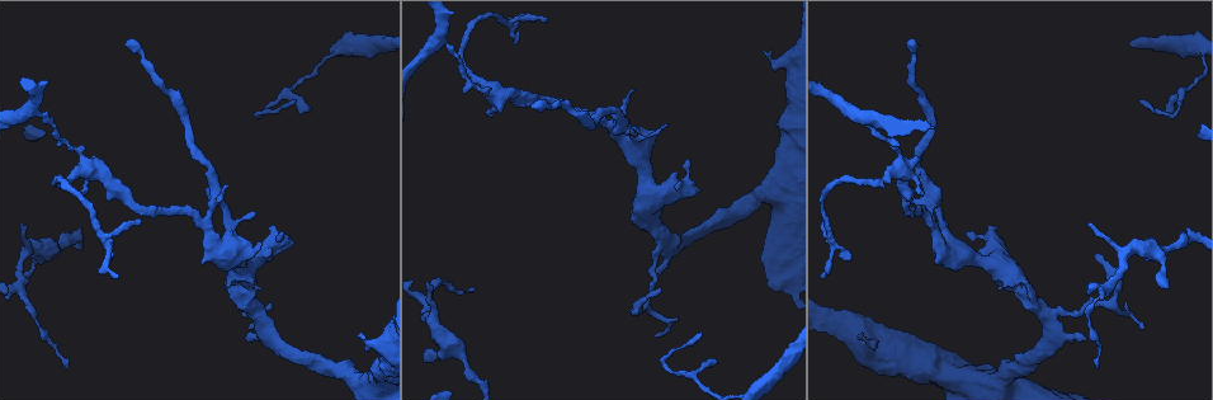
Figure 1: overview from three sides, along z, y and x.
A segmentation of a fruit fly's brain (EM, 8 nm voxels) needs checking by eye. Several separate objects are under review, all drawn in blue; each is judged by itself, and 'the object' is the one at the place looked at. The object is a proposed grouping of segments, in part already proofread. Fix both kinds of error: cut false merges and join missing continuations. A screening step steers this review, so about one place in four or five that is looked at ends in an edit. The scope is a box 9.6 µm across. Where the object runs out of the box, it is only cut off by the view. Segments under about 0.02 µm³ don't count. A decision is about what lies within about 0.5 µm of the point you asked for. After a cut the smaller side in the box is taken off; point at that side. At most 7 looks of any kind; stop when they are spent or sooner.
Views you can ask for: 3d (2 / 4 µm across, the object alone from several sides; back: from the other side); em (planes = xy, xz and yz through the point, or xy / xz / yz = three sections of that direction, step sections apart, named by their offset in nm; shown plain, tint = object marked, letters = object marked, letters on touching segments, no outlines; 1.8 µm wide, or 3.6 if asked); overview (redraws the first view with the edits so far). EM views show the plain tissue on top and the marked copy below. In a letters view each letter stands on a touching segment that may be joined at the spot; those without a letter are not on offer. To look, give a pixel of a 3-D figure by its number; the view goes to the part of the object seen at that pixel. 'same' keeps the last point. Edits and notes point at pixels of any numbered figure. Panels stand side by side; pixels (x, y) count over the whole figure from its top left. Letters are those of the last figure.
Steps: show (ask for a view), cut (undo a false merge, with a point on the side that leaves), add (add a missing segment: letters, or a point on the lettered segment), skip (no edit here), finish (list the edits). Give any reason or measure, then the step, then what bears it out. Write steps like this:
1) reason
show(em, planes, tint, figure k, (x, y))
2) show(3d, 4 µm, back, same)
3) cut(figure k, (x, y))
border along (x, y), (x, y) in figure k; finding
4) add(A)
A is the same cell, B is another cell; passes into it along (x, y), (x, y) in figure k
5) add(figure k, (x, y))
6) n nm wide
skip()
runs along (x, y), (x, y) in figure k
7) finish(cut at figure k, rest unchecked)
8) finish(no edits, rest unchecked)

show(3d, 2 µm, figure 1, (310, 107))

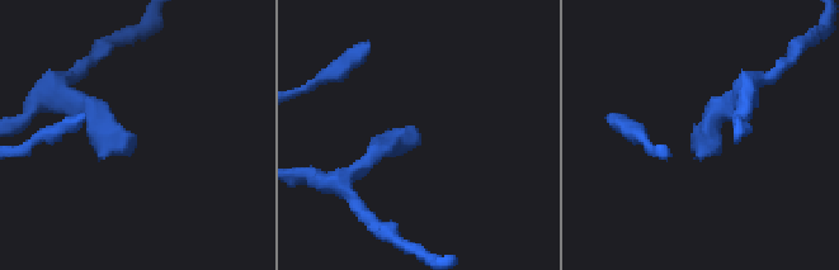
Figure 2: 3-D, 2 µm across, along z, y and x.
show(em, xy, step 4, letters, figure 2, (712, 142))

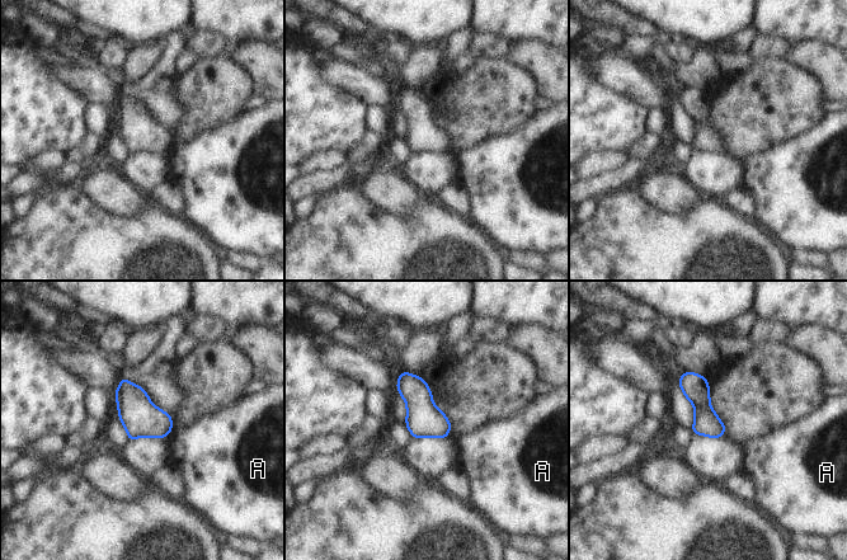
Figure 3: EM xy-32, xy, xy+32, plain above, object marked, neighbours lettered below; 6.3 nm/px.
another direction
show(em, planes, letters, same)

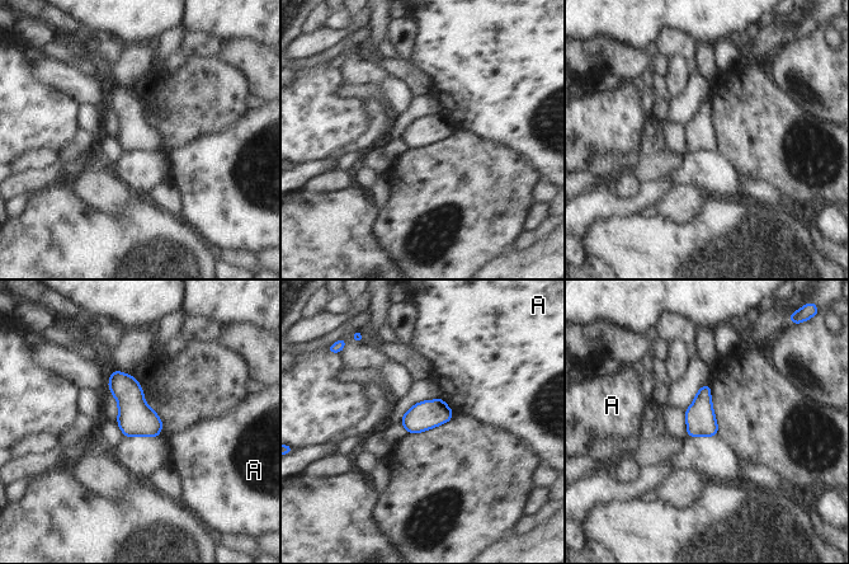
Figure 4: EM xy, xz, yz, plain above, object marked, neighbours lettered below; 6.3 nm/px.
skip()
A is another cell; border along (440, 396), (453, 416) in figure 4; none of them fits

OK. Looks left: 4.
thick end
show(em, 3.6 µm, planes, tint, figure 1, (281, 234))

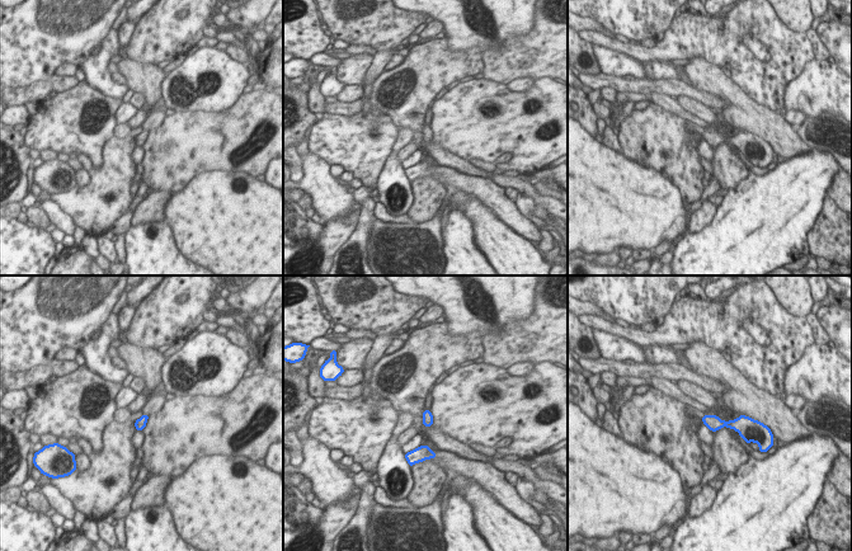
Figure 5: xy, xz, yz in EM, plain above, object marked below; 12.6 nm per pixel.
what lies round it
show(em, 3.6 µm, planes, letters, same)

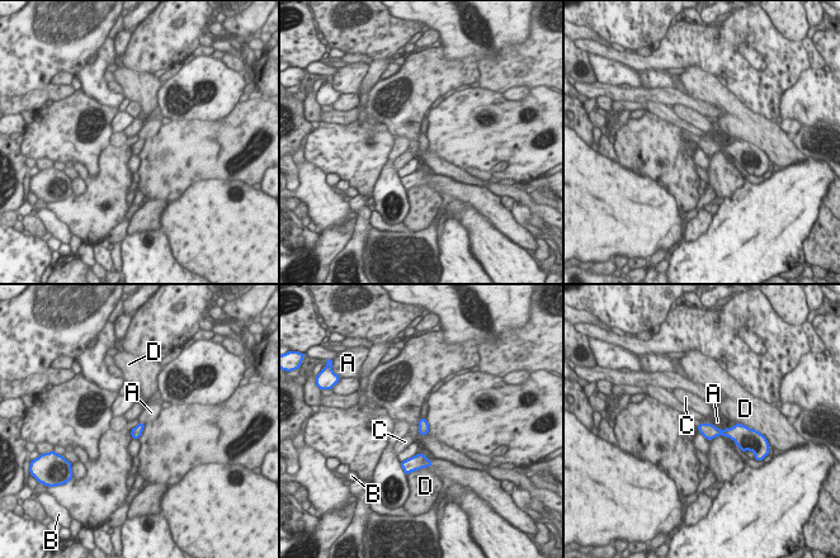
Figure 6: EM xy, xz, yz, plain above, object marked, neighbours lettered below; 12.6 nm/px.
skip()
A, B, C and D are other cells; border along (138, 421), (145, 424) in figure 6; no lettered segment goes on from it

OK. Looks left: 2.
free end
show(em, planes, letters, figure 1, (531, 104))

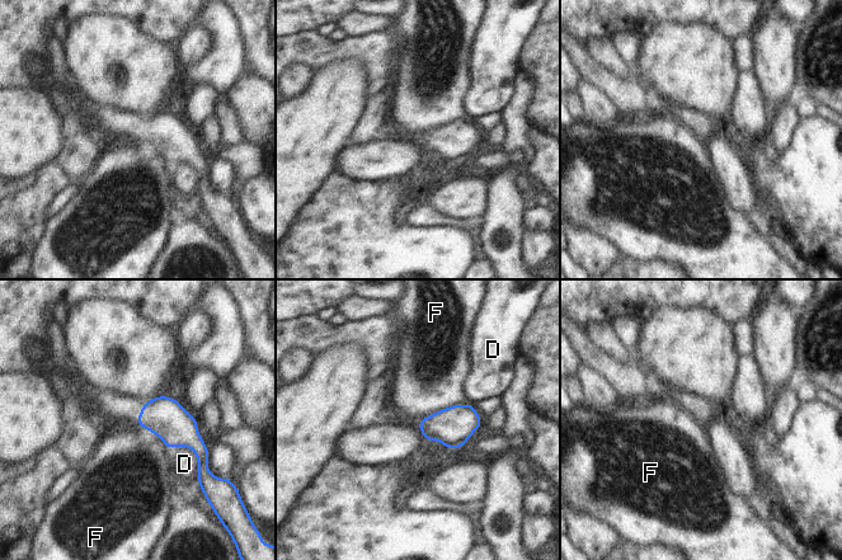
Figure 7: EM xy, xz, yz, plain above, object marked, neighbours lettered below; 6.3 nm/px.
skip()
D and F are other cells; border along (470, 404), (446, 406), (420, 420) in figure 7; none of them fits

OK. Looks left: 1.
finish(no edits, rest unchecked)

